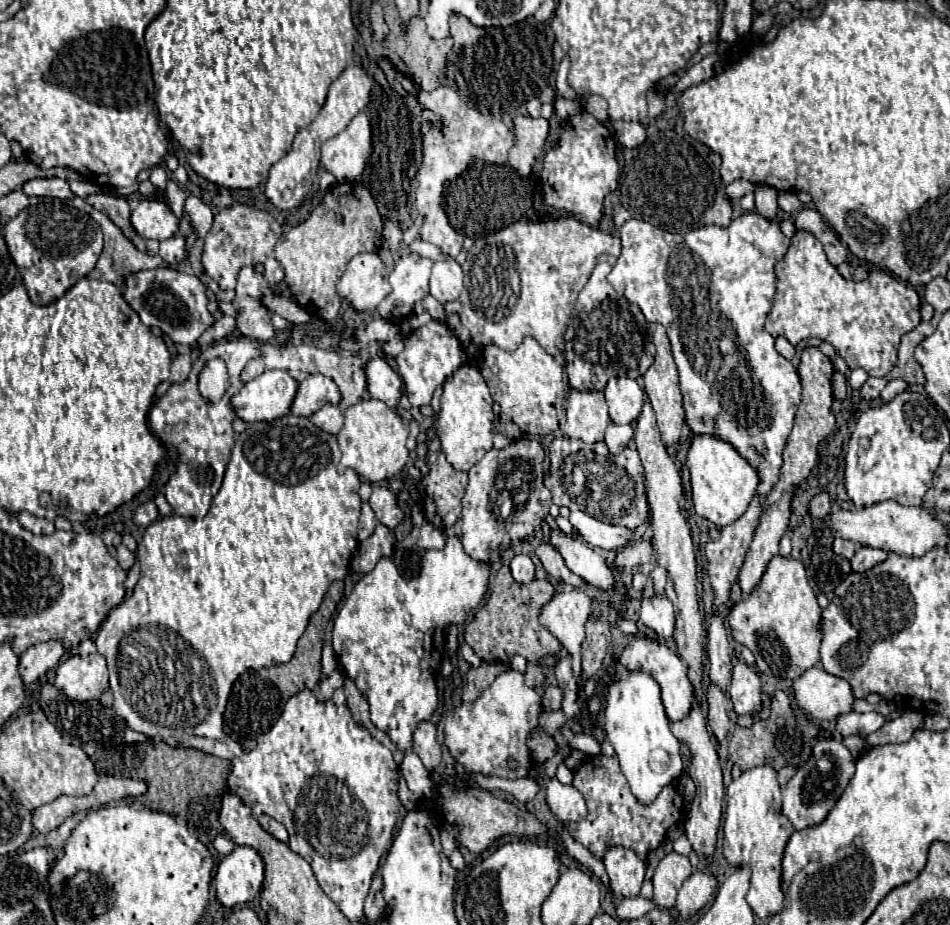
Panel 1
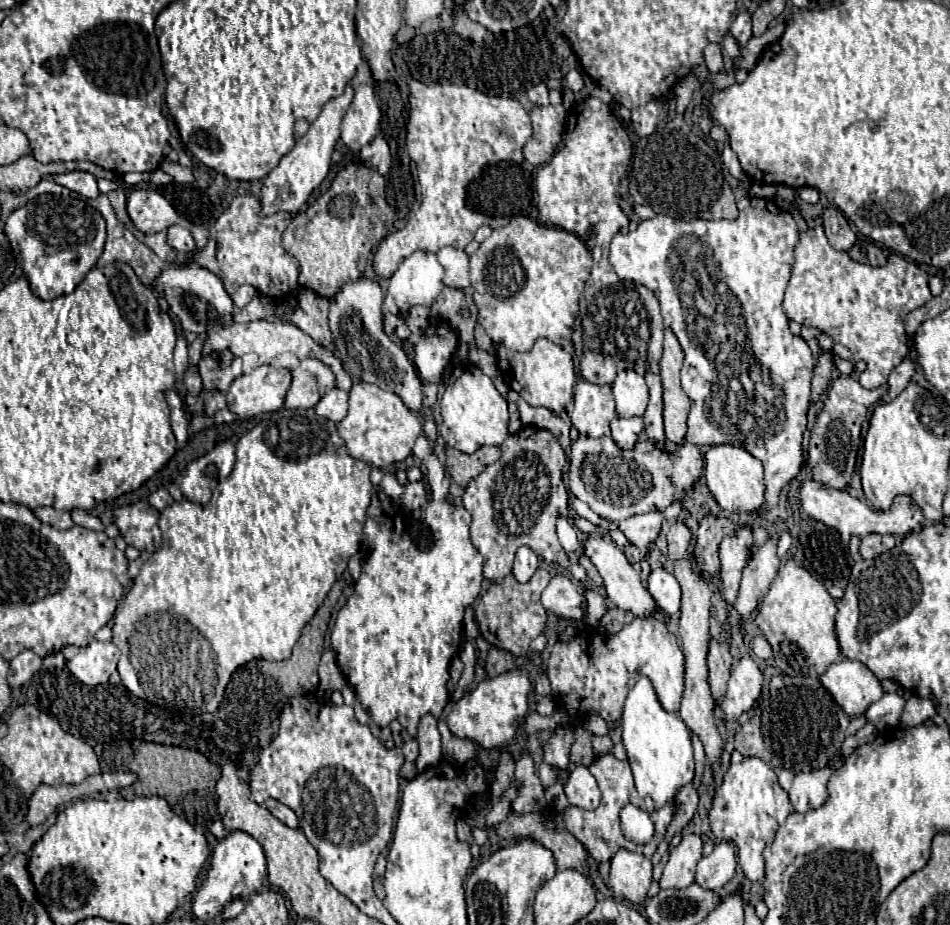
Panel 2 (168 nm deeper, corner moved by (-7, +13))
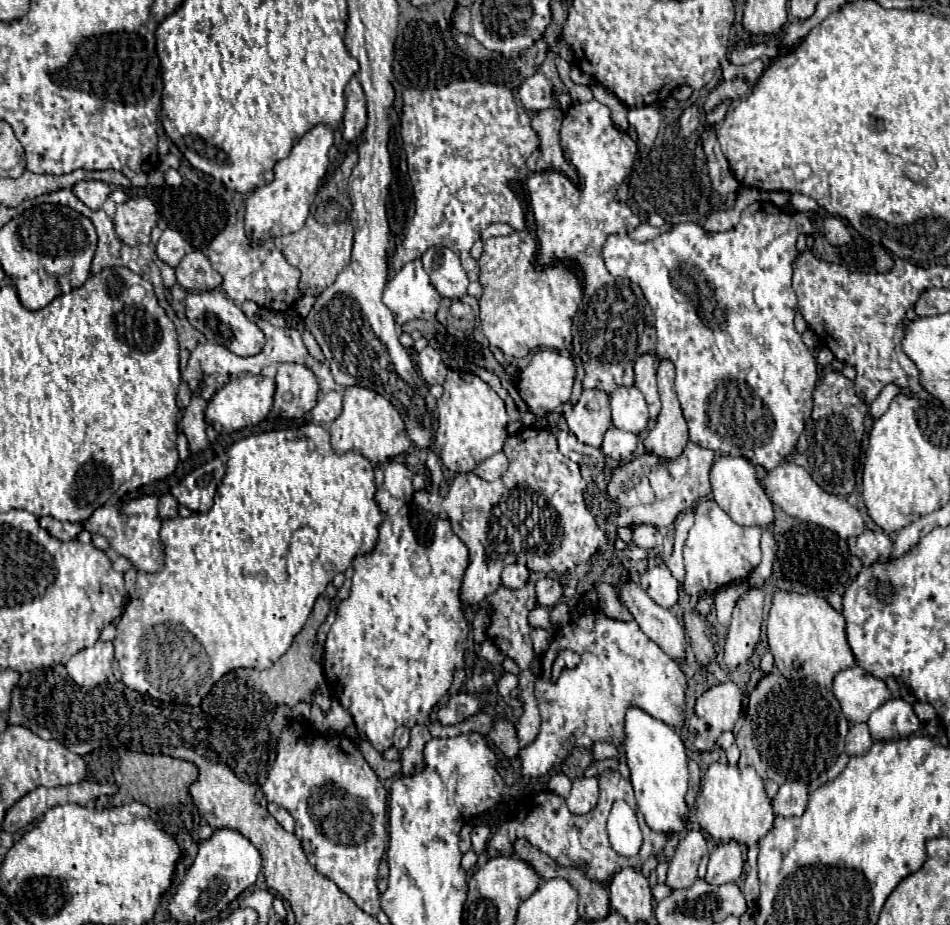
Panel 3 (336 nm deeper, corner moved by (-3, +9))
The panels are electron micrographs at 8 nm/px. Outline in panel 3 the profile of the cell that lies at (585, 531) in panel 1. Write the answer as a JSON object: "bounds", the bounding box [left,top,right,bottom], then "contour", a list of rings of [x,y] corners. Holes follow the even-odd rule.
{"bounds":[632,524,662,550],"contour":[[[640,524],[640,526],[634,526],[634,530],[632,530],[632,540],[634,540],[636,546],[650,550],[650,548],[660,546],[662,536],[660,536],[658,528],[654,528],[654,526],[646,526],[646,524]]]}

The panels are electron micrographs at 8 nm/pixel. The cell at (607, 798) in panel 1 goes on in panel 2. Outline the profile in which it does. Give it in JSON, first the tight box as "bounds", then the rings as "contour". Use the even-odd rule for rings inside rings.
{"bounds":[554,754,674,862],"contour":[[[606,754],[606,756],[596,758],[596,760],[590,764],[590,772],[594,774],[594,778],[596,778],[596,782],[600,784],[600,790],[602,790],[602,802],[600,802],[600,806],[598,806],[596,810],[580,810],[580,808],[570,805],[564,812],[554,812],[554,824],[556,824],[558,828],[562,828],[562,830],[568,830],[576,840],[580,840],[580,842],[584,844],[584,848],[588,850],[588,854],[590,854],[594,860],[598,860],[598,862],[610,862],[612,856],[614,856],[620,848],[626,848],[626,850],[632,850],[632,852],[640,852],[640,854],[644,854],[644,856],[650,858],[650,856],[656,852],[658,842],[660,842],[660,840],[664,838],[664,834],[666,834],[666,828],[668,828],[668,824],[670,824],[670,820],[672,820],[672,816],[674,816],[674,804],[670,802],[668,806],[664,806],[664,808],[660,808],[660,810],[654,810],[654,812],[650,814],[650,818],[652,818],[652,822],[654,822],[654,828],[656,828],[654,838],[652,838],[648,844],[638,846],[638,844],[626,840],[626,838],[622,836],[622,832],[618,830],[618,826],[620,826],[618,812],[620,812],[620,808],[622,808],[624,804],[634,804],[634,806],[644,808],[644,800],[638,796],[638,792],[636,792],[636,788],[634,788],[634,778],[632,778],[630,764],[618,760],[614,754]]]}

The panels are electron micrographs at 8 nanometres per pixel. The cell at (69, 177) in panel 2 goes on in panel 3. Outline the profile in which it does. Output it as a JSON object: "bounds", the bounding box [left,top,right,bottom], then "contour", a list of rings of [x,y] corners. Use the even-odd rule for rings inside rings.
{"bounds":[72,180,110,210],"contour":[[[90,180],[90,182],[76,182],[72,186],[72,192],[92,210],[100,210],[102,204],[106,202],[108,194],[110,194],[110,186],[104,184],[104,182],[96,182],[96,180]]]}

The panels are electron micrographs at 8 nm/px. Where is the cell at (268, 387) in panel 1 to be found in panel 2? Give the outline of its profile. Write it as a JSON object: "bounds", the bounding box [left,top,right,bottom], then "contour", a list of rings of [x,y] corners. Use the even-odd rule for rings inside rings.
{"bounds":[226,364,292,418],"contour":[[[264,364],[250,374],[238,376],[226,392],[228,410],[238,418],[252,418],[260,412],[274,412],[284,406],[292,374],[284,368]]]}

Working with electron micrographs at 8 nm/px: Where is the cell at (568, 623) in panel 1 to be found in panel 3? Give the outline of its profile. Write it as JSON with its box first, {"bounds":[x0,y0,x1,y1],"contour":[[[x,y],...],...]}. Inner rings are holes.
{"bounds":[536,578,562,608],"contour":[[[542,578],[536,582],[536,598],[540,606],[554,608],[562,600],[562,584],[552,578]]]}

